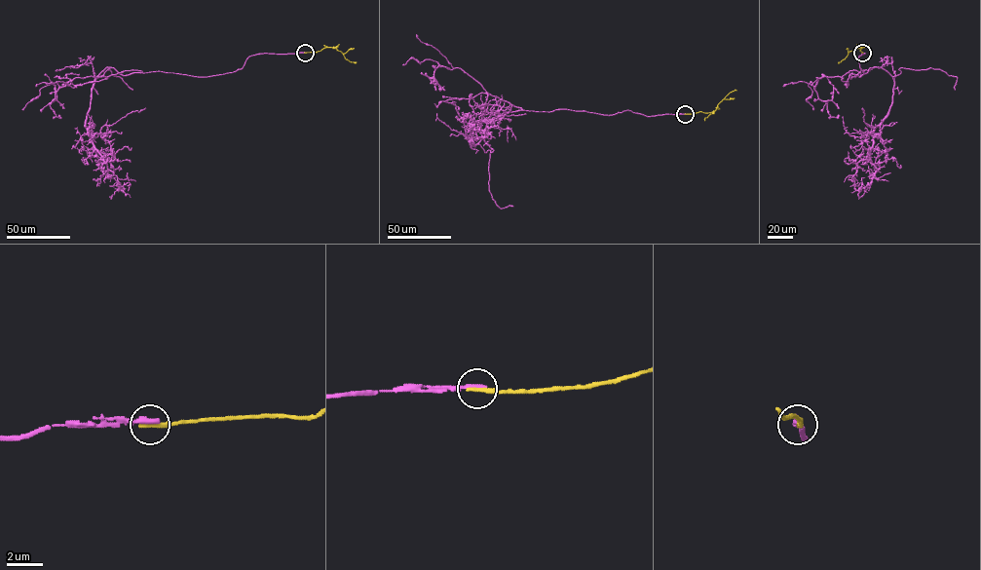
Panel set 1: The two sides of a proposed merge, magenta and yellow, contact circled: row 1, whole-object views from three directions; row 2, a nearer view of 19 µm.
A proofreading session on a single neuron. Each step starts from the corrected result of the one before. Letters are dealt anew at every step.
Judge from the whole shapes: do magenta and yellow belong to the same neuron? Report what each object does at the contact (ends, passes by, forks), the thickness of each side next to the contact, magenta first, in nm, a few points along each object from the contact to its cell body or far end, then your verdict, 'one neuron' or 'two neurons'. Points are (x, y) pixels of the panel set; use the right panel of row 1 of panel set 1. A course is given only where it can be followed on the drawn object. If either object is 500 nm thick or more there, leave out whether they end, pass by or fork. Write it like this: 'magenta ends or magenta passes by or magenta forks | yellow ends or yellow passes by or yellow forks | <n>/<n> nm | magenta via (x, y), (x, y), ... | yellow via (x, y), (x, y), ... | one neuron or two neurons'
magenta ends | yellow ends | 280/280 nm | magenta via (862, 53), (859, 76), (881, 67), (894, 83), (890, 109), (873, 133), (875, 175), (858, 186) | yellow via (862, 53), (861, 48), (857, 48), (839, 62) | two neurons

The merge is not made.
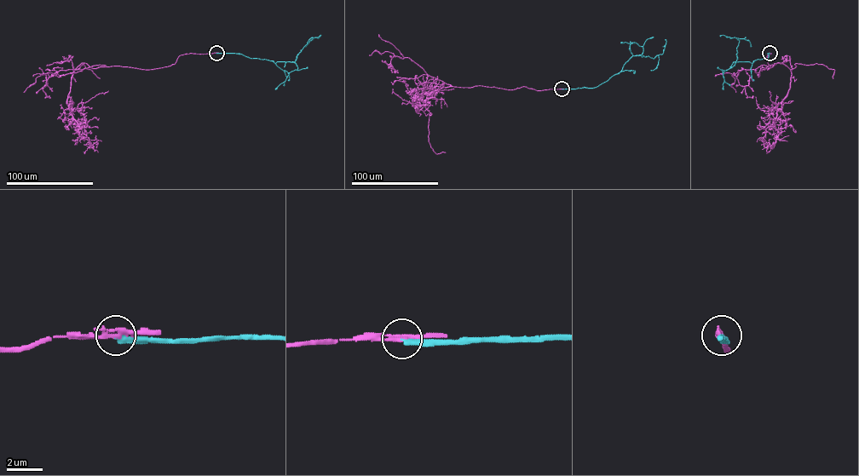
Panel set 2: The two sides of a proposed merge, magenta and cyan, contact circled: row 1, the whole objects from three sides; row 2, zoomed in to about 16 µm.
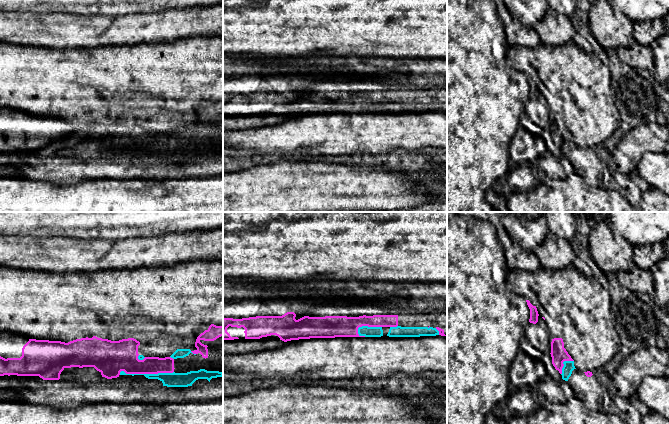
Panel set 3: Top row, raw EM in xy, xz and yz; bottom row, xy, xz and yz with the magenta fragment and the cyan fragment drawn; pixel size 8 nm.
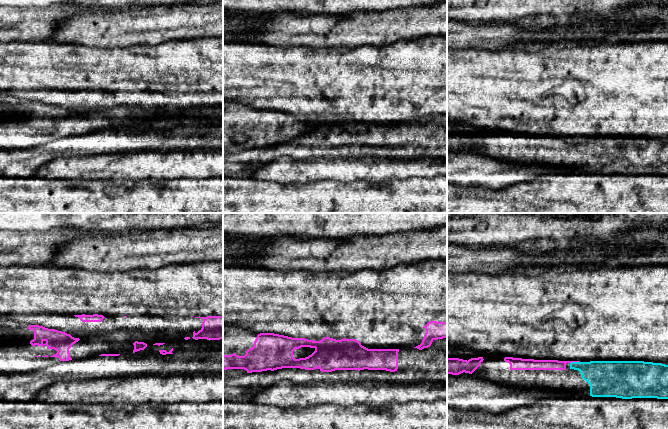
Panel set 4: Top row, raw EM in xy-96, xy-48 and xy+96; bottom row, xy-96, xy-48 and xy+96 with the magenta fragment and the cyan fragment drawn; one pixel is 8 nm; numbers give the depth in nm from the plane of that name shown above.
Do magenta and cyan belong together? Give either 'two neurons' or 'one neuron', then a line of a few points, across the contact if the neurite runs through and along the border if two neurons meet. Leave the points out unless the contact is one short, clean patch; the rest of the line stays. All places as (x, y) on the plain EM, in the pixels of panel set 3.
two neurons

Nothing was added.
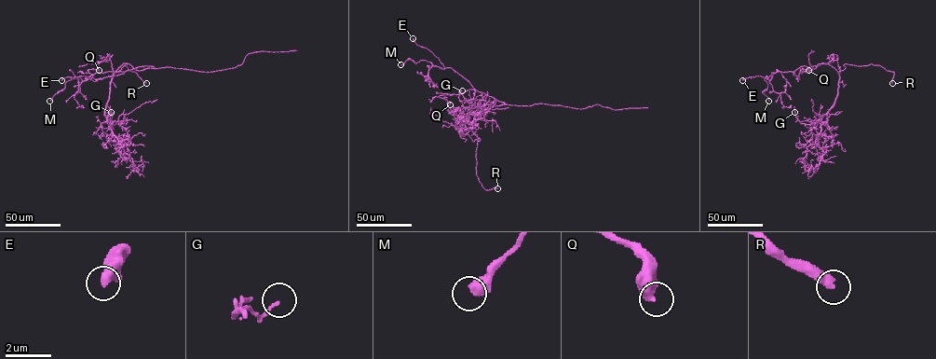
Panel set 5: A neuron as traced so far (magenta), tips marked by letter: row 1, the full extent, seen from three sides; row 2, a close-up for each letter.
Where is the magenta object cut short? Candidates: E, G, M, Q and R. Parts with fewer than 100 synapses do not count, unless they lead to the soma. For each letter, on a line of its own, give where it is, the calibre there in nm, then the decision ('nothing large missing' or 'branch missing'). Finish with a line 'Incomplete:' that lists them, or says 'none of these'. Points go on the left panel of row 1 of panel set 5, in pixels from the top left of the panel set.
E: at (61, 80); 460 nm thick; nothing large missing
G: at (111, 112); 110 nm thick; nothing large missing
M: at (49, 101); 550 nm thick; nothing large missing
Q: at (99, 70); 500 nm thick; nothing large missing
R: at (146, 83); 380 nm thick; branch missing
Incomplete: R

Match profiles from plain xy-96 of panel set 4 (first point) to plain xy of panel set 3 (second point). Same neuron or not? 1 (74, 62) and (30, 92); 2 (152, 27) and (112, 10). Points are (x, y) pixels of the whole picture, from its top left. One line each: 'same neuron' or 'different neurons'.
1: same neuron
2: different neurons

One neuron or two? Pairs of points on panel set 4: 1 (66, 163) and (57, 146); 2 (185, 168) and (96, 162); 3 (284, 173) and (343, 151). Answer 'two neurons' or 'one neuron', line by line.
1: two neurons
2: one neuron
3: two neurons

